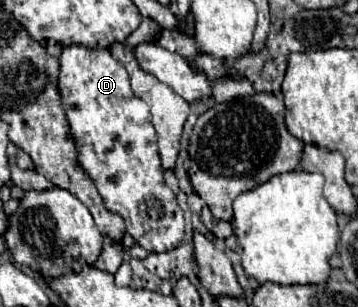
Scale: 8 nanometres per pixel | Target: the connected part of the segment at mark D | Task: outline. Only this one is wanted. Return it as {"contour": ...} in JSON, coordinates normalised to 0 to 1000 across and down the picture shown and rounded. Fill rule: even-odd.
{"contour":[[[201,147],[168,179],[162,296],[190,381],[190,446],[212,466],[218,537],[263,590],[291,674],[346,713],[352,752],[391,805],[430,824],[497,805],[514,779],[514,687],[458,596],[419,362],[369,303],[352,225],[302,160]]]}

